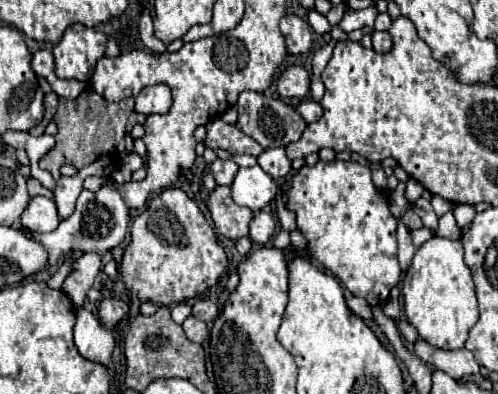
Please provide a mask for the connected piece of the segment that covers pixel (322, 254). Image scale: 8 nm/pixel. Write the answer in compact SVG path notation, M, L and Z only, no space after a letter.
M319 160L313 166L303 166L291 178L291 188L287 192L287 208L295 214L295 222L299 232L303 234L307 246L303 254L317 258L341 284L355 296L365 298L371 306L383 304L389 298L389 290L399 282L401 268L397 262L397 218L389 210L389 198L381 192L373 180L371 170L359 162Z

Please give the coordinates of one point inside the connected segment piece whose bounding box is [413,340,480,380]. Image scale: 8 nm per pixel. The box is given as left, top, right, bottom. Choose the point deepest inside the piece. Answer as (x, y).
(457, 363)

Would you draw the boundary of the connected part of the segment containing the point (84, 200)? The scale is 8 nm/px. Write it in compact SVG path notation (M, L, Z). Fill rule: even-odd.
M113 182L105 184L97 194L95 194L95 202L91 204L91 192L83 190L77 198L77 208L75 212L61 220L59 226L53 232L47 234L39 234L39 242L43 244L43 248L49 254L49 262L51 262L51 272L55 272L55 262L61 254L73 252L73 250L81 250L81 252L97 252L99 256L105 256L111 248L119 246L127 234L127 226L129 226L129 208L125 206L121 194L113 188Z

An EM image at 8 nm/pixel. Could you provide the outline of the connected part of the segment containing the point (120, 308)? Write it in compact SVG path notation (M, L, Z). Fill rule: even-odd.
M103 298L101 304L99 304L99 310L97 310L97 316L107 328L115 328L123 320L123 316L127 312L129 312L129 306L123 300L119 300L119 298Z

